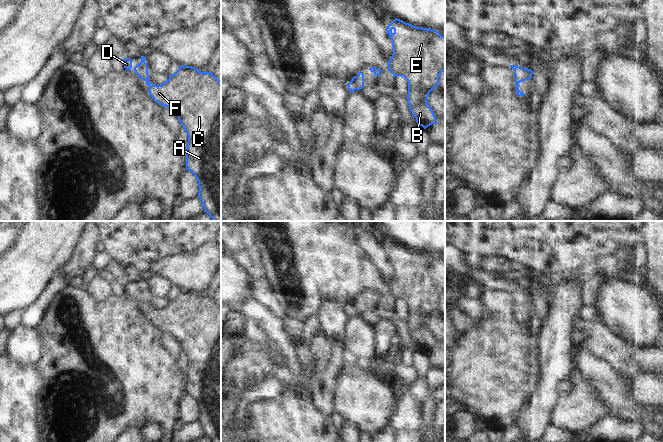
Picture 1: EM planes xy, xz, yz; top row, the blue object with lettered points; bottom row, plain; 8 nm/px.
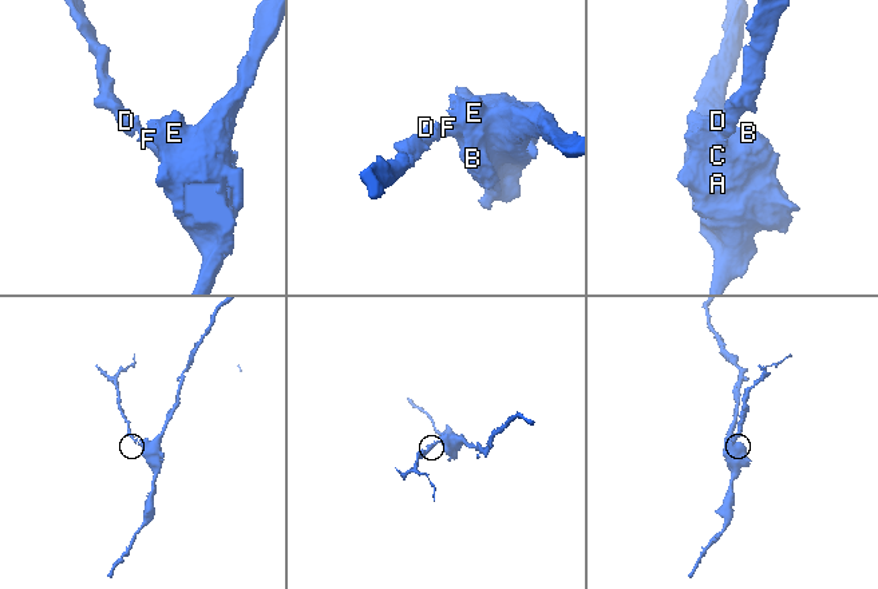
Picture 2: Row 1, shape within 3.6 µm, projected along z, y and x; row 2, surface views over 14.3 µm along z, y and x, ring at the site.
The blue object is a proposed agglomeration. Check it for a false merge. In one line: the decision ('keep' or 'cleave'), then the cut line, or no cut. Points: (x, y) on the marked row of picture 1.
keep; no cut

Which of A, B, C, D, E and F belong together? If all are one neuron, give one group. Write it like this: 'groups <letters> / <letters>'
groups A B C D E F

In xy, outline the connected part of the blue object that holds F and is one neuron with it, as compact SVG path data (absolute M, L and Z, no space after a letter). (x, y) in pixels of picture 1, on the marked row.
M141 56L141 62L134 67L135 73L149 86L149 95L159 105L172 109L178 116L180 124L188 135L186 146L186 169L191 171L198 181L199 193L204 212L208 213L213 221L221 221L221 81L212 72L201 72L198 68L180 65L179 69L169 75L162 84L150 82L146 57Z

